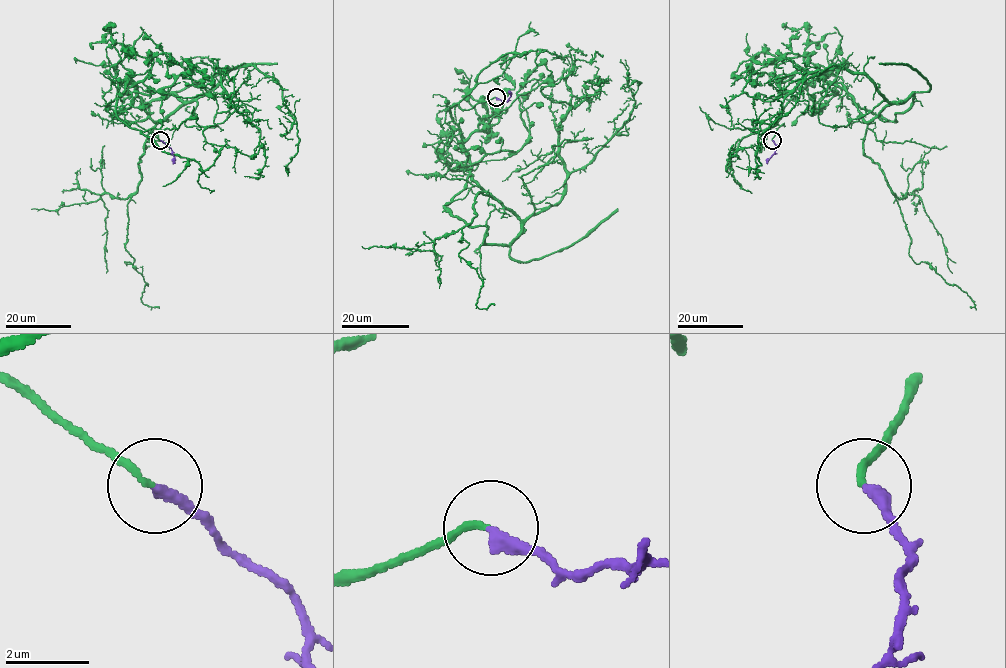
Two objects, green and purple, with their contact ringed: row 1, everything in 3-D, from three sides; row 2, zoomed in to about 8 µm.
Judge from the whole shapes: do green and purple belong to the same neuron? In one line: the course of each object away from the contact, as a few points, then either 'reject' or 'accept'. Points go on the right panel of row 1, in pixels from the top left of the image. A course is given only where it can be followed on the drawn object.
green runs (772, 140), (810, 81), (865, 121), (889, 103), (864, 74), (810, 72), (758, 145), (733, 144); purple runs (772, 140), (775, 153), (766, 163); accept

